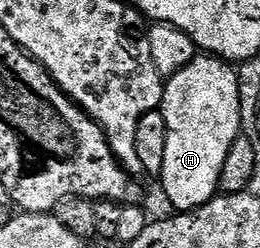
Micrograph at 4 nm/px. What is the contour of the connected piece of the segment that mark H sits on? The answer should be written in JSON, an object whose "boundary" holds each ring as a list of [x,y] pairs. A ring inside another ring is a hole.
{"boundary":[[[214,54],[196,55],[195,60],[185,66],[185,70],[173,74],[166,81],[165,115],[168,122],[165,162],[161,173],[163,192],[167,195],[168,202],[175,207],[172,209],[190,212],[192,208],[199,208],[215,199],[220,191],[219,179],[223,176],[227,155],[243,128],[238,71],[228,61],[220,60]],[[187,91],[207,92],[207,100],[211,103],[211,116],[215,119],[208,122],[207,132],[199,132],[203,128],[202,122],[199,121],[203,116],[201,109],[192,110],[191,116],[195,120],[183,120],[187,116]],[[223,103],[227,103],[227,108],[223,108]],[[219,120],[223,120],[223,124]]]}

